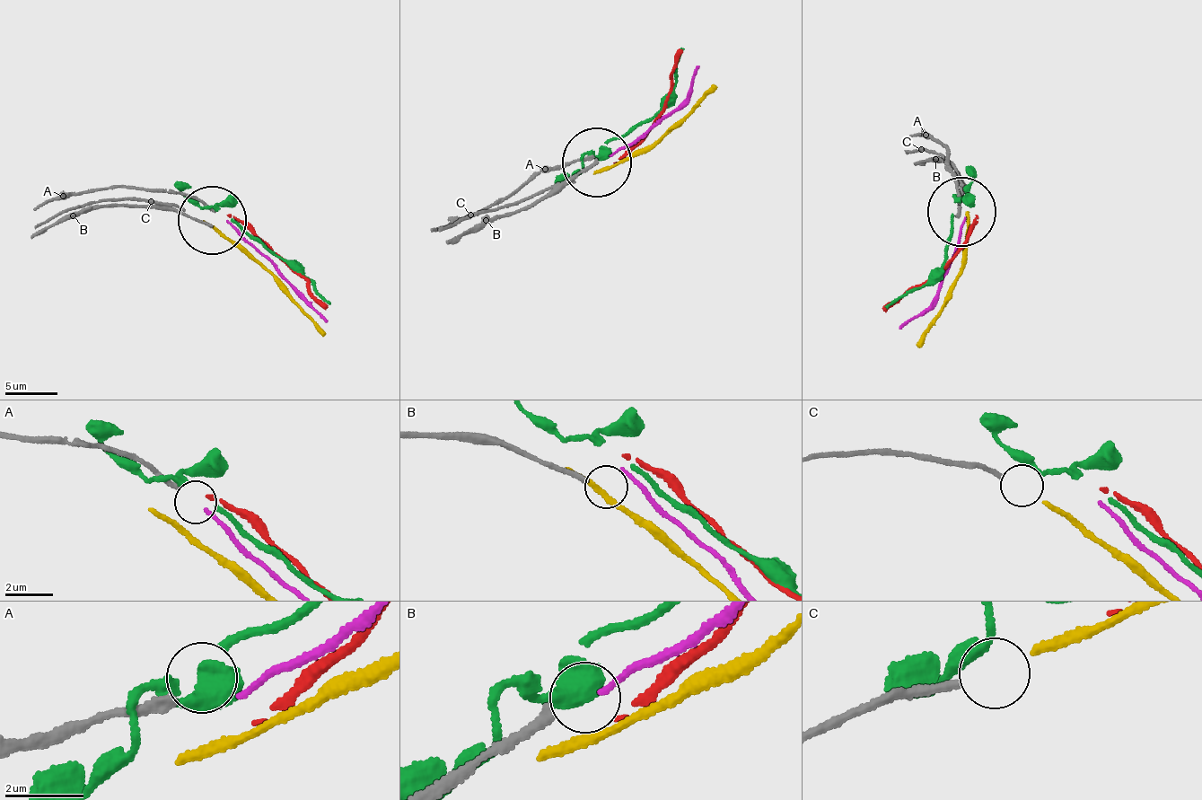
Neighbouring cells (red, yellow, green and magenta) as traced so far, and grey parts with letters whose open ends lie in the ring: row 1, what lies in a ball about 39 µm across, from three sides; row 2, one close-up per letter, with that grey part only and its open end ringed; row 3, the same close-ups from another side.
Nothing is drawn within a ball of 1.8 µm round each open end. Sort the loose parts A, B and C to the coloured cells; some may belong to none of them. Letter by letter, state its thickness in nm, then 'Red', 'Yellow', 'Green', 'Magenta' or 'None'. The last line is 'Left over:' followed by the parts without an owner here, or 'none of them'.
A: Thickness 240 nm. None
B: Thickness 220 nm. None
C: Thickness 200 nm. None
Left over: A, B, C

